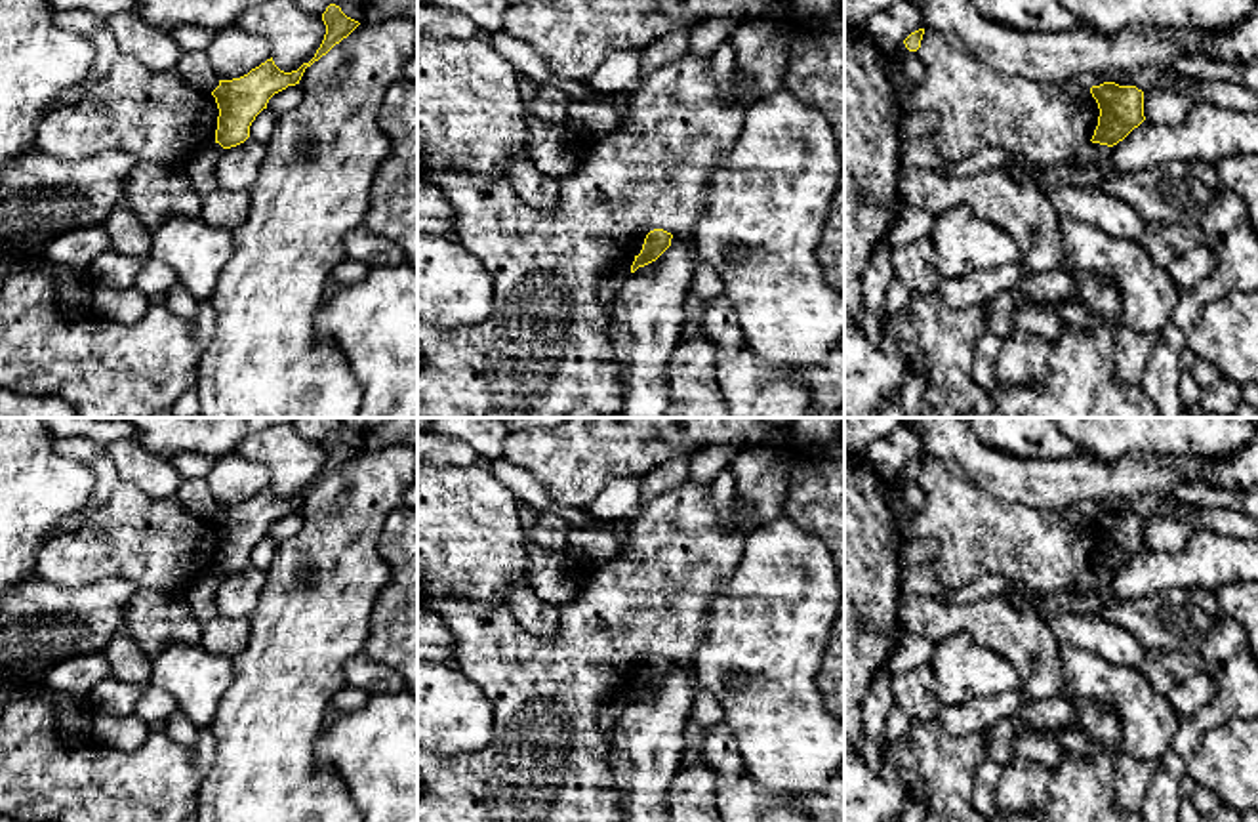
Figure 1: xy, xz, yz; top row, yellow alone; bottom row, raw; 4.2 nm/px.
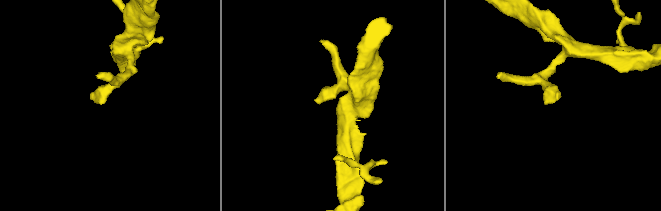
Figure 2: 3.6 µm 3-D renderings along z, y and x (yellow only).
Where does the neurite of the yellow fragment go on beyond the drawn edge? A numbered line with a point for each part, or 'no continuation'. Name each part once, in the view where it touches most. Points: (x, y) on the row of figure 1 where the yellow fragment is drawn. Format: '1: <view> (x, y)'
no continuation

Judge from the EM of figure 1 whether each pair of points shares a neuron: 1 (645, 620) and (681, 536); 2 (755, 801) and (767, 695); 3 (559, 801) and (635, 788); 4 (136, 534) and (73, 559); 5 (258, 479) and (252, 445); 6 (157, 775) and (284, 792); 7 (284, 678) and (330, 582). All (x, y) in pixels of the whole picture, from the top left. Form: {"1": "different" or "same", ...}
{"1": "same", "2": "different", "3": "different", "4": "same", "5": "different", "6": "different", "7": "same"}

